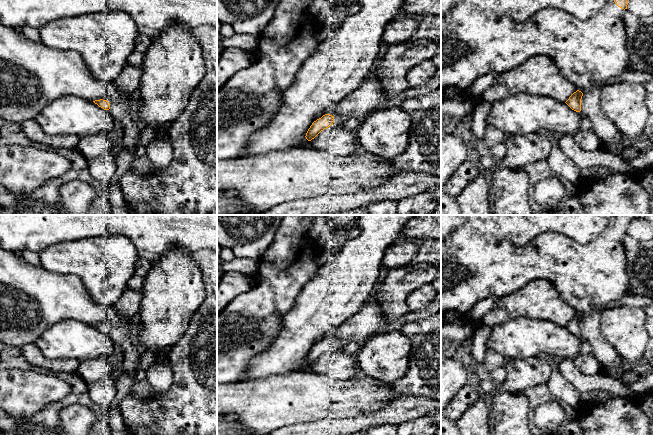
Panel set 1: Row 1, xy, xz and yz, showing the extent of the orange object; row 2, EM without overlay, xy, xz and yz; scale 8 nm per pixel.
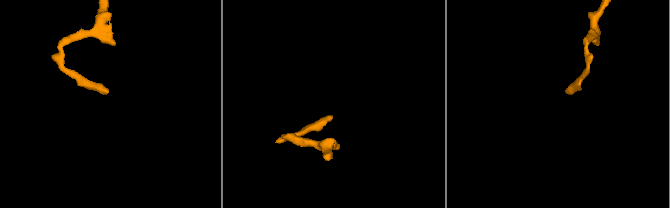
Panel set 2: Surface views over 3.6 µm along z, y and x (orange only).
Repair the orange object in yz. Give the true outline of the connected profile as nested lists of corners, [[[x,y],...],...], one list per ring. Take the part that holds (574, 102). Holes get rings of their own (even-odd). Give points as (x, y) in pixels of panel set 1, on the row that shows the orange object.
[[[579,90],[574,92],[569,99],[565,102],[572,110],[576,112],[581,111],[581,99],[582,99],[583,93]]]

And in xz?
[[[325,114],[321,118],[317,119],[312,123],[305,137],[308,141],[311,141],[324,129],[330,127],[333,124],[342,125],[348,119],[348,116],[332,116],[330,114]]]

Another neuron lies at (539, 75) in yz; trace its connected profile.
[[[538,54],[520,66],[498,74],[492,85],[482,93],[481,100],[495,104],[517,93],[527,93],[566,102],[576,91],[552,58]]]

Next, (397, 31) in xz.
[[[412,16],[391,20],[385,27],[383,41],[389,45],[407,42],[419,27],[419,19]]]

